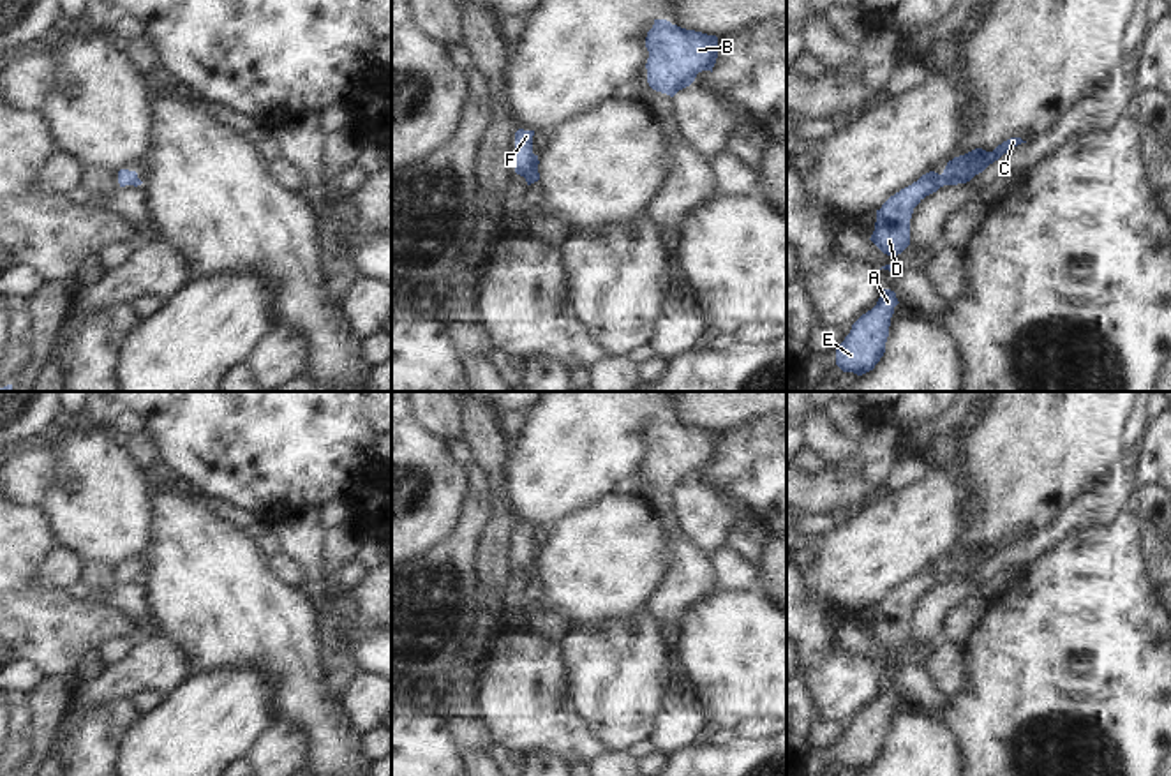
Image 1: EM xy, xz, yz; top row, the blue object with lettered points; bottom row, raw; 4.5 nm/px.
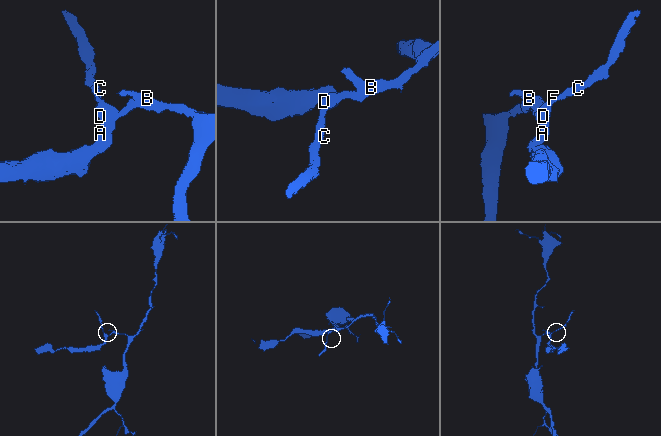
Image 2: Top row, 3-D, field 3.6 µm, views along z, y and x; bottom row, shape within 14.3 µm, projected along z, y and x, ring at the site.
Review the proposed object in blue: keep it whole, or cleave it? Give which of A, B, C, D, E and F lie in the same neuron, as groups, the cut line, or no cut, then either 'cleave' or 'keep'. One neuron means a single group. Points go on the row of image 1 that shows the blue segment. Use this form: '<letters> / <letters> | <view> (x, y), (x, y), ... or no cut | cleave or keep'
A B C D E F | no cut | keep

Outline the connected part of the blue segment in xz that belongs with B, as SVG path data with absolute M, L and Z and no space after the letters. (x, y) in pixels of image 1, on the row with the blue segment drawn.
M654 19L645 48L649 51L647 83L670 97L690 86L698 72L712 72L718 58L716 35L686 30L667 19Z

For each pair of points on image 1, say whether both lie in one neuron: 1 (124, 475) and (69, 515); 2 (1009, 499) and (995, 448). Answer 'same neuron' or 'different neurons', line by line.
1: same neuron
2: same neuron

